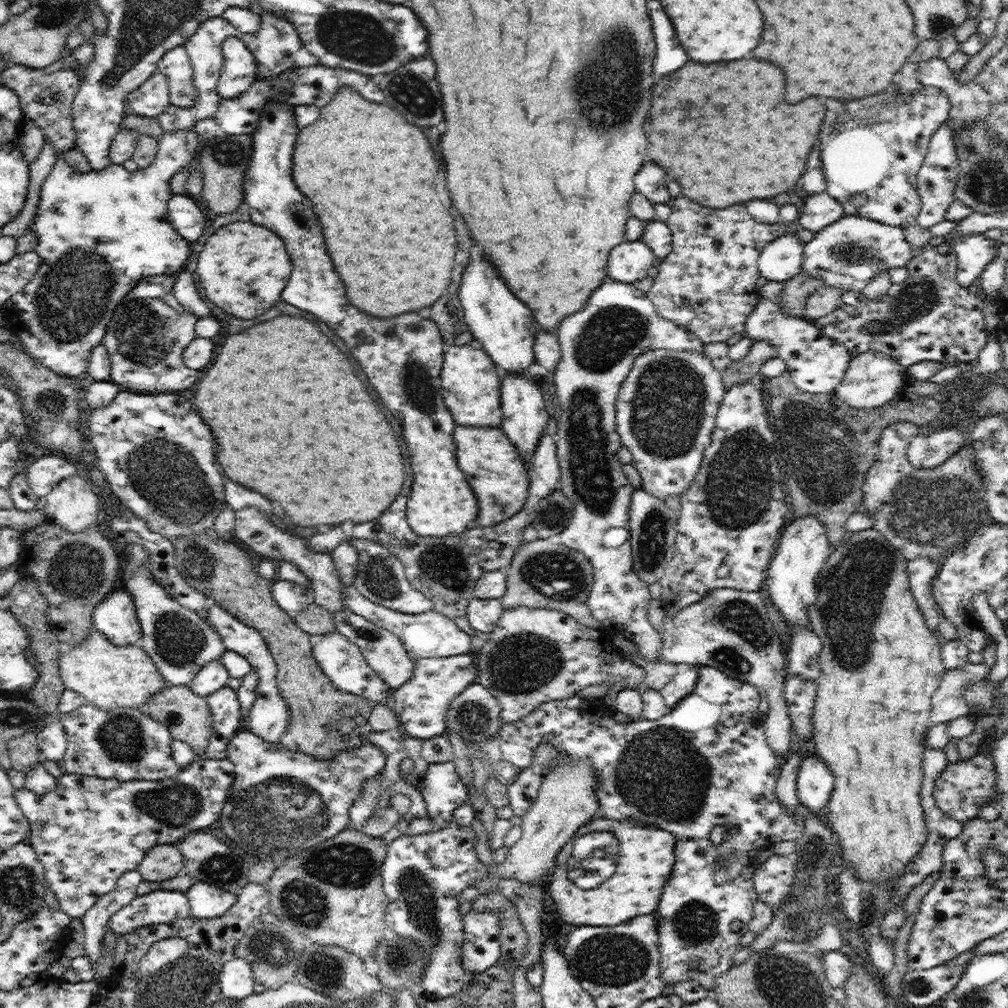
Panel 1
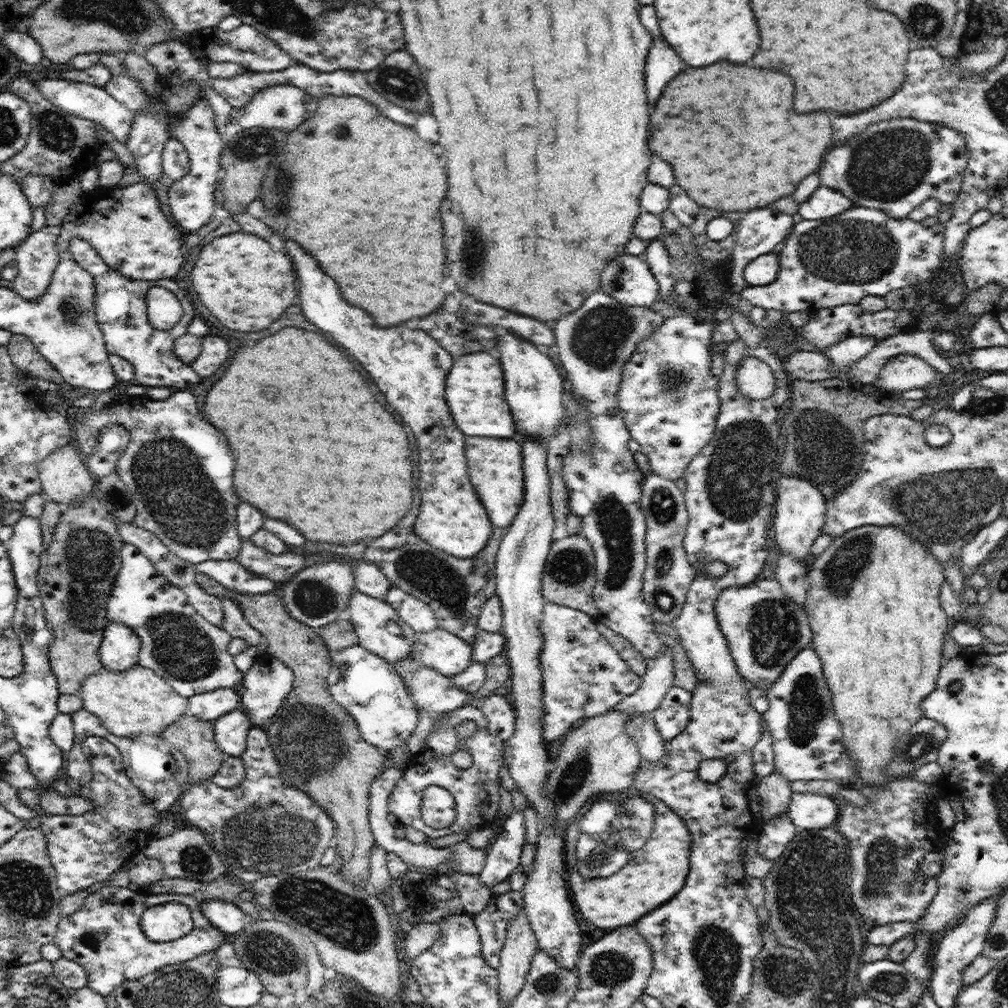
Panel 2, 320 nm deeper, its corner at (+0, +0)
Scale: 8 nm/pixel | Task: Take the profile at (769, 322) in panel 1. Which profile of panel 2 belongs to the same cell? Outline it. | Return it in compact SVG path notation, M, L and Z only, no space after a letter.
M860 335L837 342L834 346L820 349L830 359L835 376L839 379L848 379L849 368L864 358L877 343L878 340L874 337Z

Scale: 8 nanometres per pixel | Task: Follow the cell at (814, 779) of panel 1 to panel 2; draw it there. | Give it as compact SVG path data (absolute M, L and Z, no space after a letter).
M807 791L792 792L789 817L799 830L821 830L837 822L837 799Z

